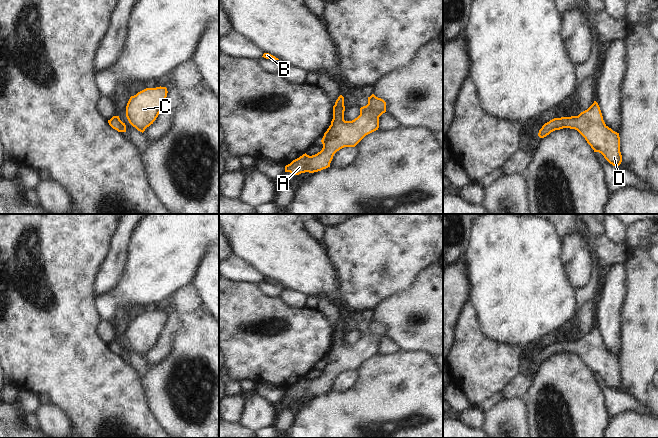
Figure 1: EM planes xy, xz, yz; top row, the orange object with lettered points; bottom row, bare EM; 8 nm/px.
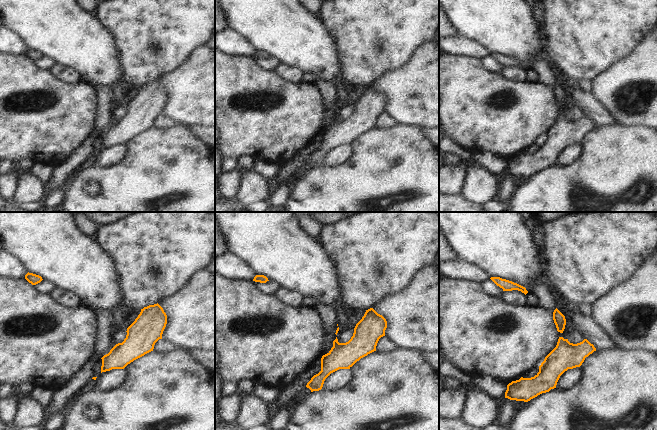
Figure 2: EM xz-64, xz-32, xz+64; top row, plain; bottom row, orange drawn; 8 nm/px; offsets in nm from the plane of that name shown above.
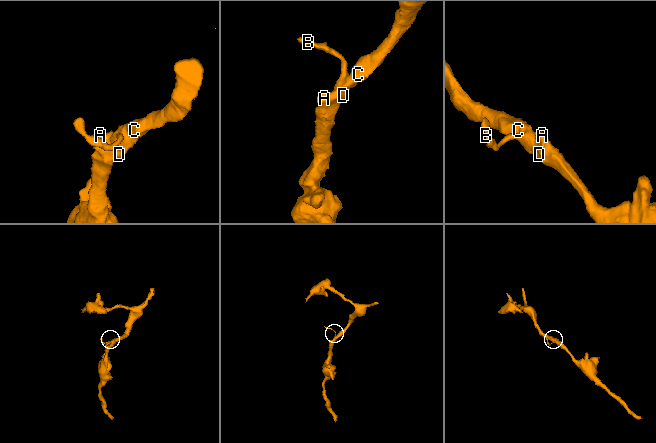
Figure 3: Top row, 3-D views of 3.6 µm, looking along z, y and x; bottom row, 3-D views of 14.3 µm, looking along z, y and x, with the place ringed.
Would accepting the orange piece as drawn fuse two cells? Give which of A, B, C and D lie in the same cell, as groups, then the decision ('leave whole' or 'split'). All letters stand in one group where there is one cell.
A B C D; leave whole

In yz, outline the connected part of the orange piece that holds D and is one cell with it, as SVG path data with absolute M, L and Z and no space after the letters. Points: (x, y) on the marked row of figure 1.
M596 101L578 116L554 118L545 123L538 136L544 138L555 130L570 128L577 130L594 152L601 153L613 166L622 162L619 133L609 128Z

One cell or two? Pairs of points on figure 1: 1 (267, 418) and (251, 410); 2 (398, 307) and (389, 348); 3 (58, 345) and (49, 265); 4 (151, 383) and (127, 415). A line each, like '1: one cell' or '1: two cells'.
1: one cell
2: two cells
3: one cell
4: two cells

